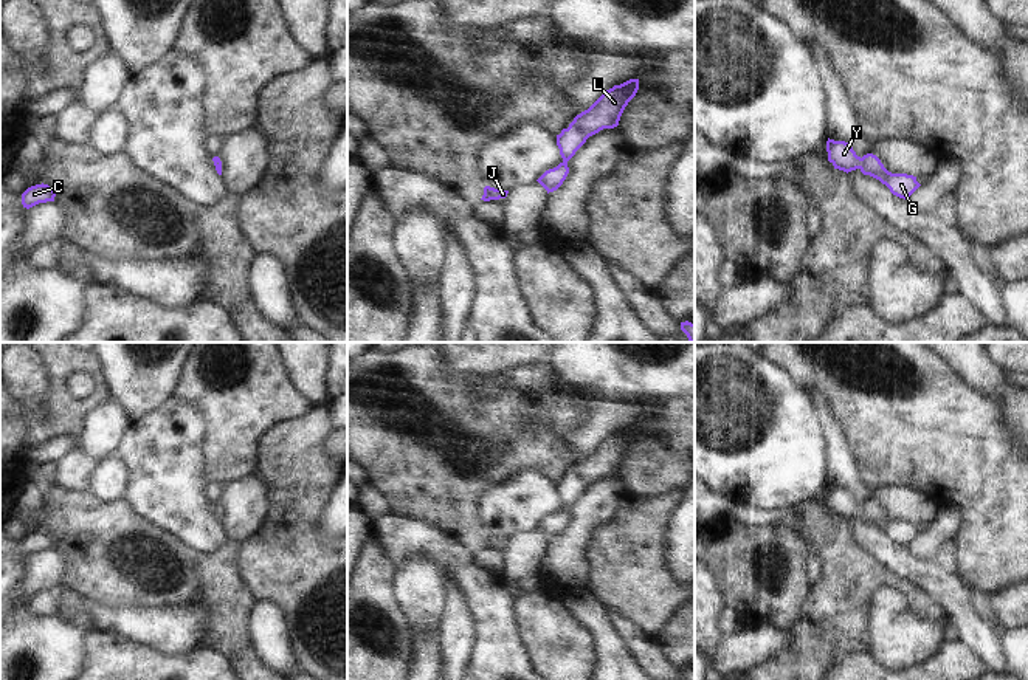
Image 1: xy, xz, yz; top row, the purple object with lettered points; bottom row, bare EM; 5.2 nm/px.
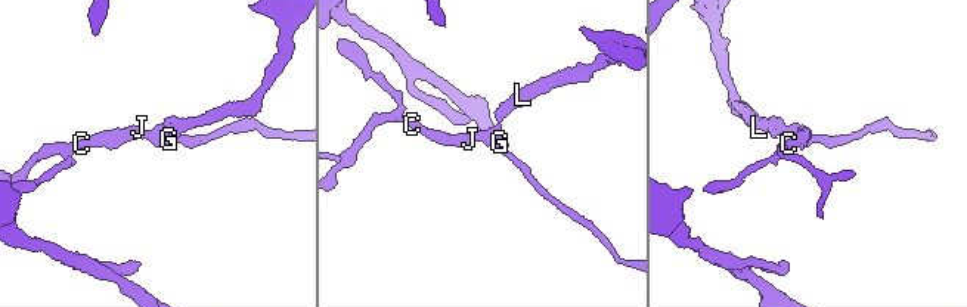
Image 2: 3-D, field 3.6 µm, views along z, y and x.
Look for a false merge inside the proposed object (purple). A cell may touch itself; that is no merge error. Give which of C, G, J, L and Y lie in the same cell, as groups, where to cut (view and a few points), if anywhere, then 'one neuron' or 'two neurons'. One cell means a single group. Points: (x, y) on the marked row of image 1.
groups C G J L Y; cut none; one neuron

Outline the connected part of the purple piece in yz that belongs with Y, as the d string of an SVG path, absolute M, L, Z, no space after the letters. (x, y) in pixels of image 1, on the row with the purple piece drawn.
M828 138L826 152L828 161L834 166L834 169L847 173L859 169L864 175L879 180L899 198L909 200L921 186L913 175L888 172L881 160L873 153L867 153L862 158L857 156L853 147L845 141L834 141Z

